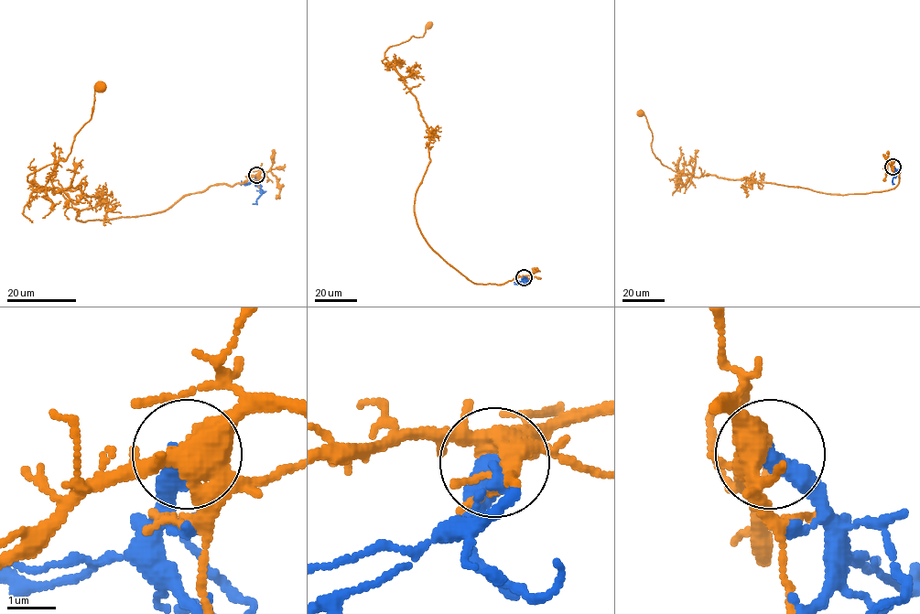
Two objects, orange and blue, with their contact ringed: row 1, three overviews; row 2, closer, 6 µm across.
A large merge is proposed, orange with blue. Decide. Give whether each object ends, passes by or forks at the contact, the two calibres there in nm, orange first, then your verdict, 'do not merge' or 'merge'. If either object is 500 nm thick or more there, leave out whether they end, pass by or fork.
orange forks there; blue ends there; 400 nm thick on the orange side, 440 nm on the other; do not merge

